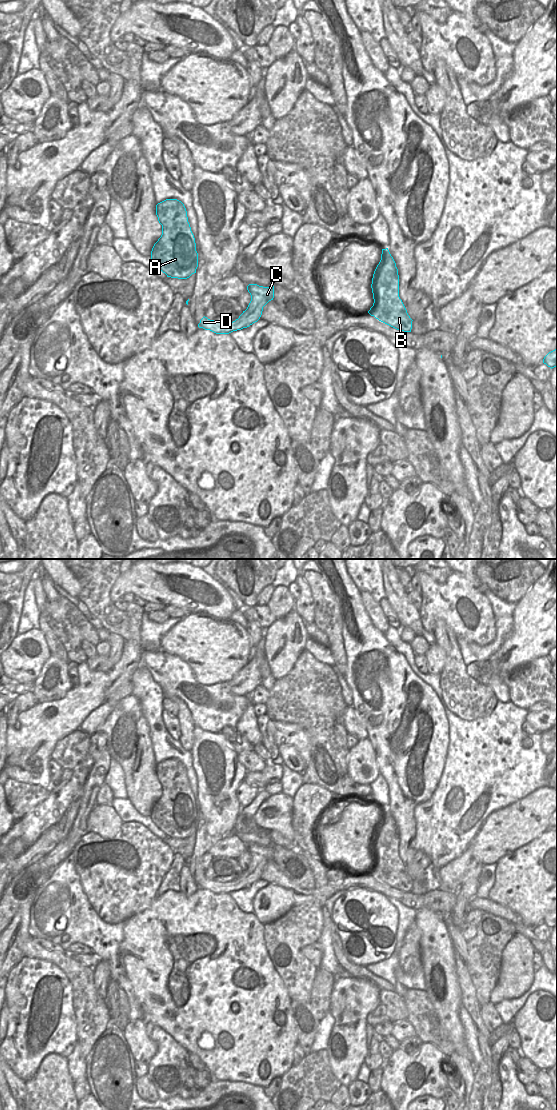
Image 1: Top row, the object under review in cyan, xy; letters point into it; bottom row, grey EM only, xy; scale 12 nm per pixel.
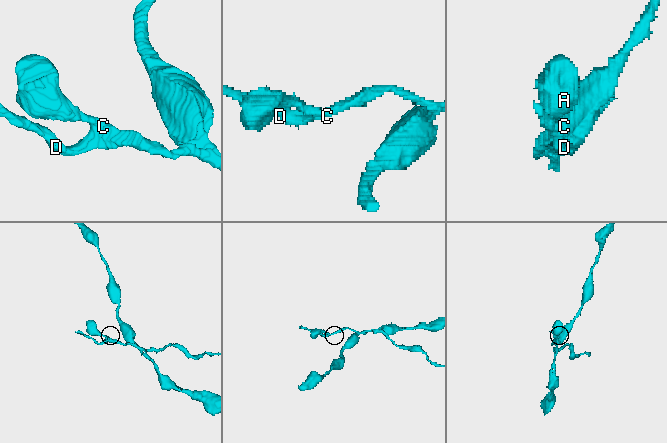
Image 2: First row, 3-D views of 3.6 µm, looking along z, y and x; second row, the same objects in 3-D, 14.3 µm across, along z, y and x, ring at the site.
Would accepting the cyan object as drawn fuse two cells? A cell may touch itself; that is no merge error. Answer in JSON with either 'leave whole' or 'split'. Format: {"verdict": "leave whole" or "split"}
{"verdict": "leave whole"}

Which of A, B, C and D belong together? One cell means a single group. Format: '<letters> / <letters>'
A B C D

